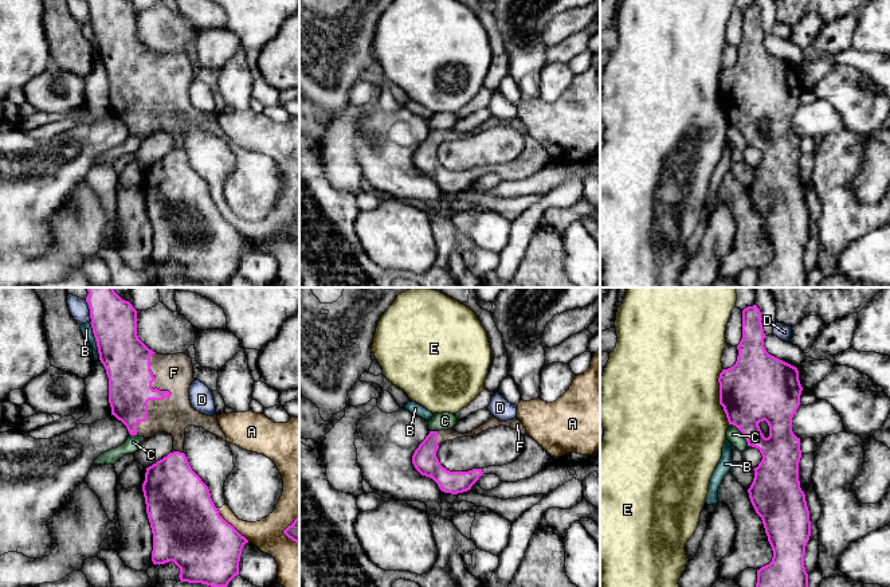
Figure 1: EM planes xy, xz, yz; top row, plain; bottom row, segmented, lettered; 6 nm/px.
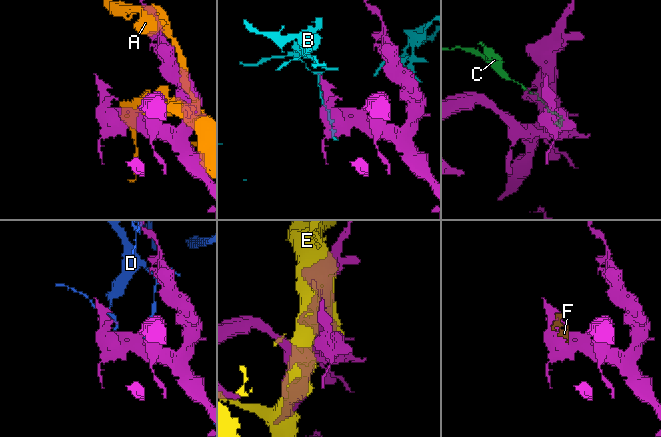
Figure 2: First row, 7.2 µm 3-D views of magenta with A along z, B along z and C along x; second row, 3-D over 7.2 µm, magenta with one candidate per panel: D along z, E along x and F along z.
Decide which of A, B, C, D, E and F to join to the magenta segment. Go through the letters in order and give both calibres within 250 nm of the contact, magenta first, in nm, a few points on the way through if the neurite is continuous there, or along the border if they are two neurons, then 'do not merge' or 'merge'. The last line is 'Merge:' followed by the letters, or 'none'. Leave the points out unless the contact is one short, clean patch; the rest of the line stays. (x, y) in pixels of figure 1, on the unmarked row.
A: 400/190 nm | do not merge
B: 280/70 nm | do not merge
C: 380/90 nm | along yz (729, 122), (741, 132), (748, 144) | do not merge
D: 280/110 nm | do not merge
E: 400/500 nm | do not merge
F: 260/220 nm | merge
Merge: F

